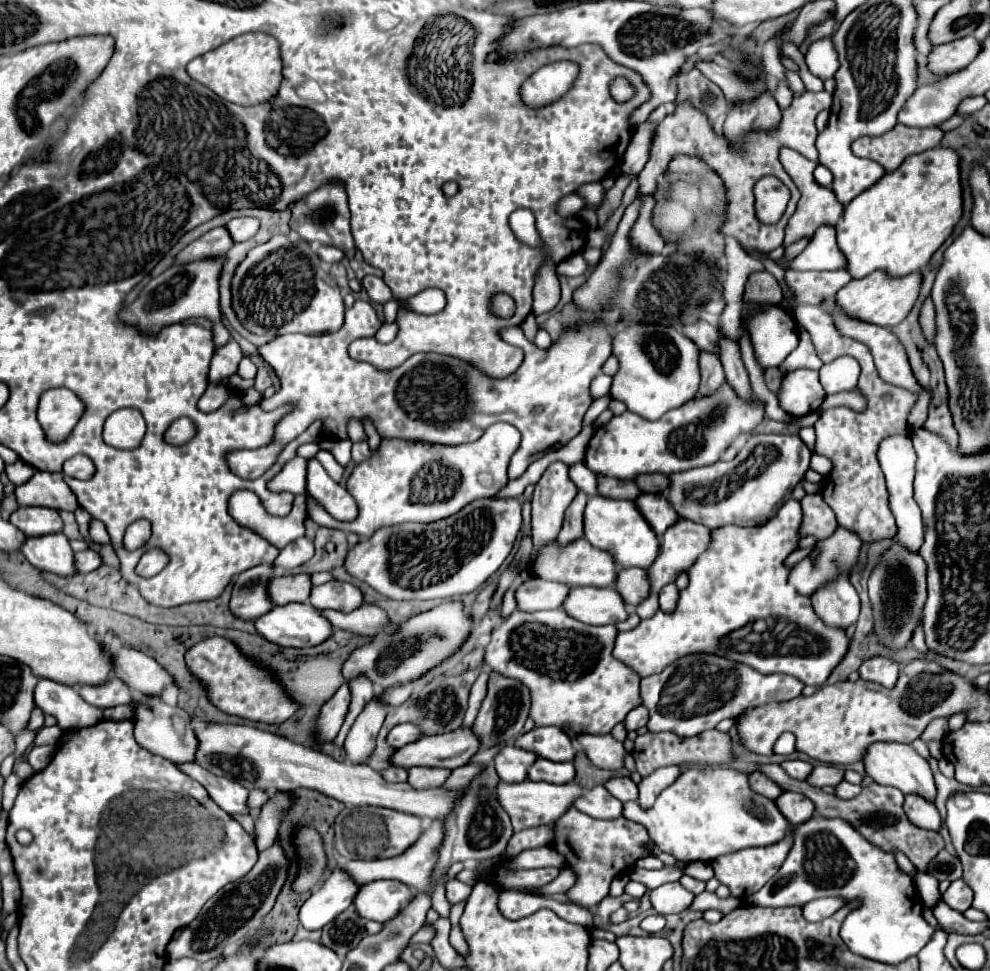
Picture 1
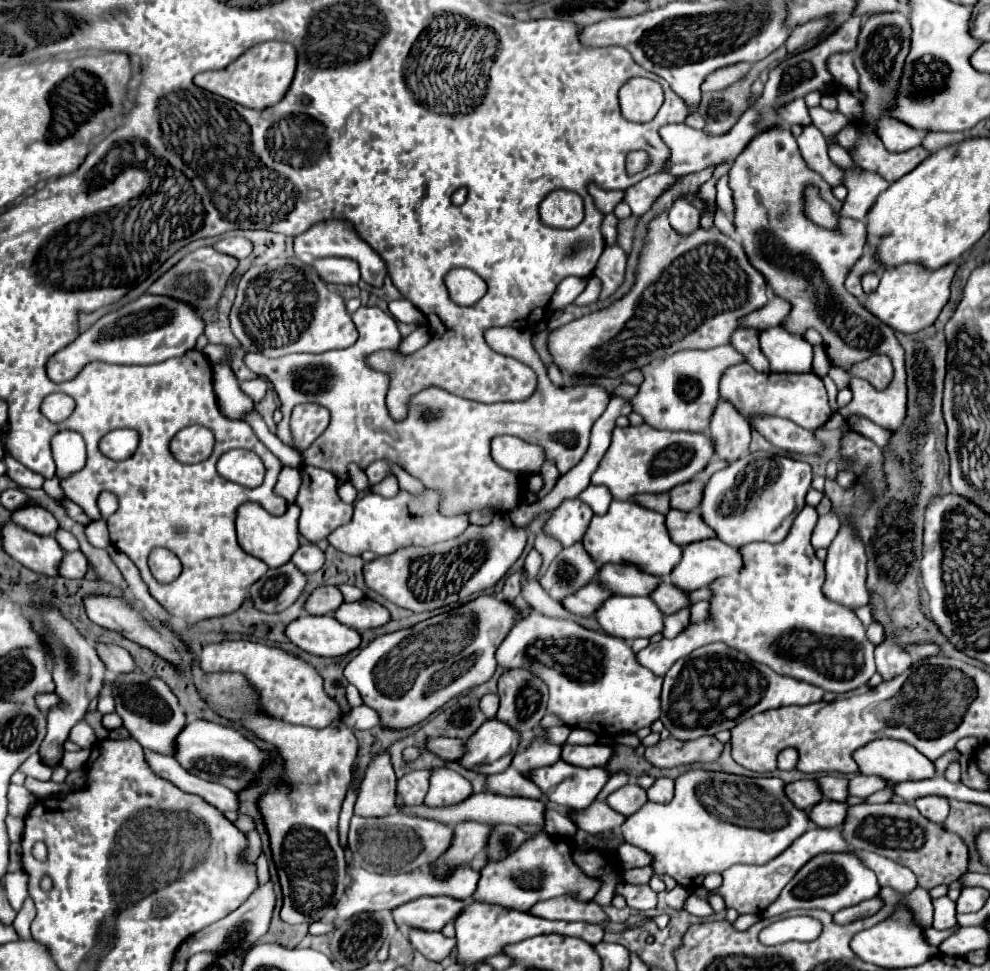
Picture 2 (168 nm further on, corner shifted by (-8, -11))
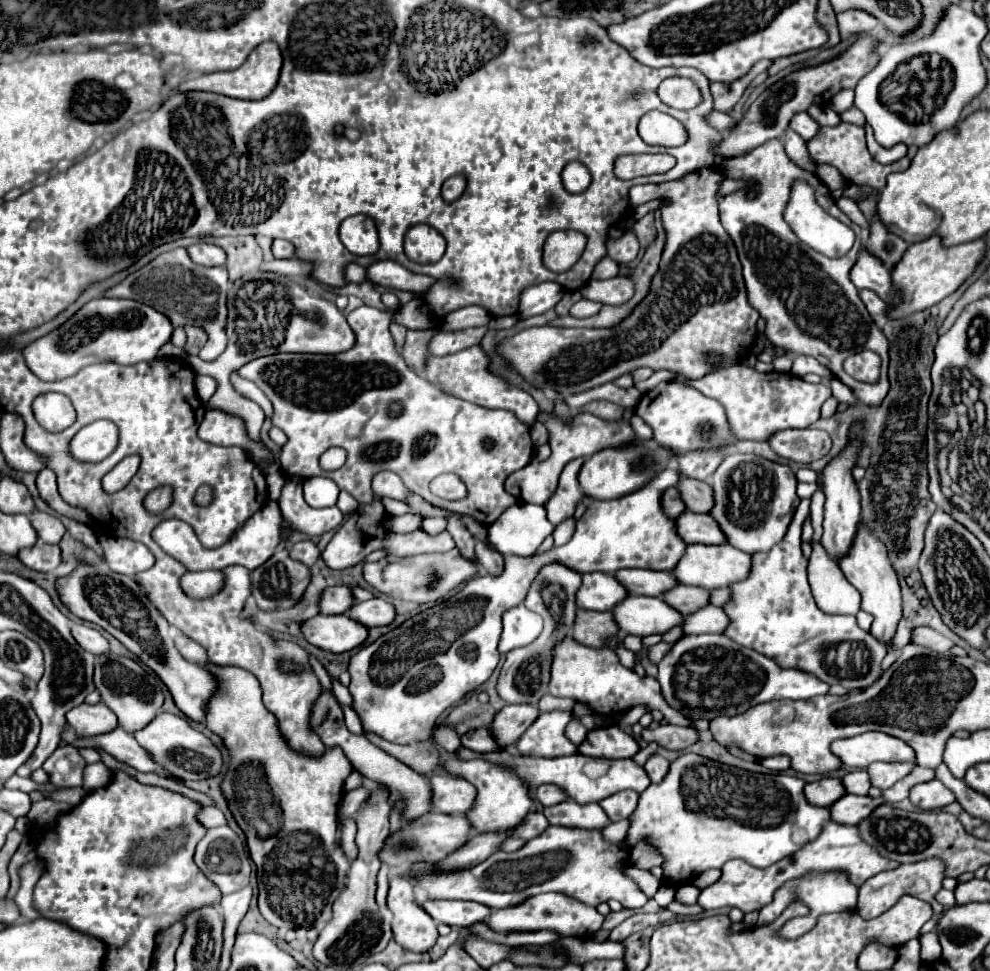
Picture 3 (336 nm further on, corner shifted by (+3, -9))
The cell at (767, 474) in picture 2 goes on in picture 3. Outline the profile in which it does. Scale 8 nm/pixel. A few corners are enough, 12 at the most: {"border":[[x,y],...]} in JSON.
{"border":[[727,456],[711,478],[727,542],[767,552],[799,496],[789,466]]}

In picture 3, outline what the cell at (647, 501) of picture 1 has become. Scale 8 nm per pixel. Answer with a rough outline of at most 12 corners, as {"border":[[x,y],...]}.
{"border":[[709,514],[679,516],[677,532],[687,544],[725,544]]}

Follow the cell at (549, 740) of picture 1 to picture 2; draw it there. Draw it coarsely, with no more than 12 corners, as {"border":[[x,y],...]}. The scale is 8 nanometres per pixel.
{"border":[[562,744],[562,760],[582,768],[604,766],[612,748]]}

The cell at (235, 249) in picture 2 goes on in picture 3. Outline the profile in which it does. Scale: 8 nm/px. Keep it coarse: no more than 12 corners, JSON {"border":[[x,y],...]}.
{"border":[[213,244],[187,248],[193,262],[201,266],[225,264],[225,252]]}

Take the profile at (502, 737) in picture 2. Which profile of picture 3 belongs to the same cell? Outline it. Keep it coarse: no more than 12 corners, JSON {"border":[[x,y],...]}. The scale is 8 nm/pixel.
{"border":[[507,704],[493,720],[501,746],[515,744],[537,720],[537,706]]}

